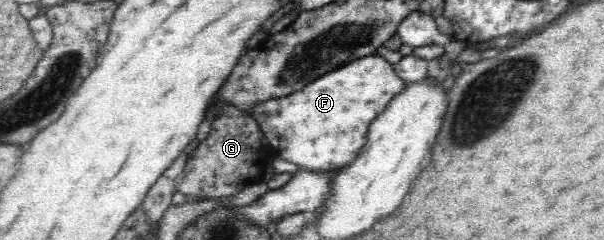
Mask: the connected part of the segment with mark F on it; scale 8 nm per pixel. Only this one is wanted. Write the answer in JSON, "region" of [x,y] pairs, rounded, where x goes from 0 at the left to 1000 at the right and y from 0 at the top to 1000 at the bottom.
{"region":[[[613,229],[584,250],[578,271],[555,288],[505,371],[482,388],[475,404],[455,408],[430,429],[421,446],[416,488],[421,492],[432,529],[432,550],[442,571],[449,604],[445,638],[459,638],[459,654],[482,671],[512,713],[553,713],[573,692],[584,671],[594,625],[604,604],[604,571],[611,546],[614,504],[636,463],[647,404],[654,404],[667,371],[669,338],[651,300],[649,267],[637,242],[626,229]]]}

